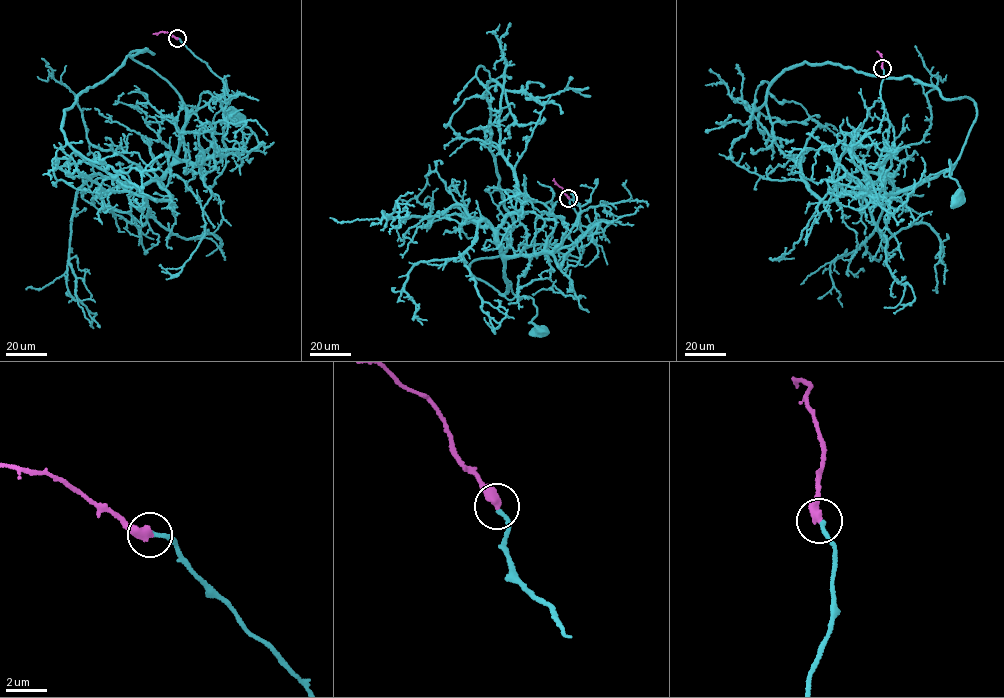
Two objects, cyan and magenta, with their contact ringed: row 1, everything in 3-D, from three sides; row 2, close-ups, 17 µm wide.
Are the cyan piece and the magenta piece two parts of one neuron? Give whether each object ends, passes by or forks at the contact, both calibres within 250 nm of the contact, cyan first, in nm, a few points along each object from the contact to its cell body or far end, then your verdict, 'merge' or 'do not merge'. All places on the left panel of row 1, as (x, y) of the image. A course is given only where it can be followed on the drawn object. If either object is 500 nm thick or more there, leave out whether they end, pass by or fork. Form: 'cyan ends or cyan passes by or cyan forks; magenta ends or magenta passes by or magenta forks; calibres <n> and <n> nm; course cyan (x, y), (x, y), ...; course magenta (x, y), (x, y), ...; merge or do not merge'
cyan ends; magenta ends; calibres 200 and 480 nm; course cyan (177, 38), (222, 80), (227, 153), (200, 164), (177, 158), (183, 127), (202, 93), (239, 116); course magenta (177, 38), (166, 32), (153, 33); merge

